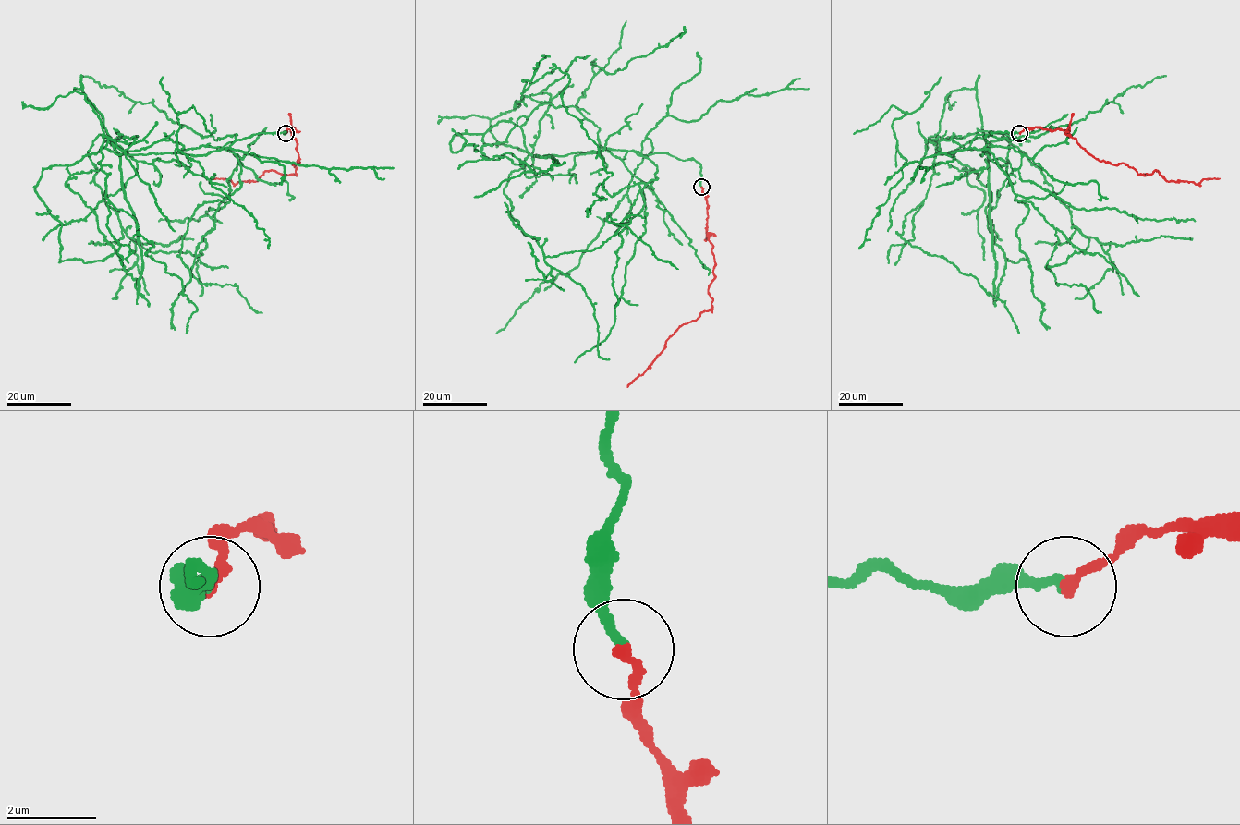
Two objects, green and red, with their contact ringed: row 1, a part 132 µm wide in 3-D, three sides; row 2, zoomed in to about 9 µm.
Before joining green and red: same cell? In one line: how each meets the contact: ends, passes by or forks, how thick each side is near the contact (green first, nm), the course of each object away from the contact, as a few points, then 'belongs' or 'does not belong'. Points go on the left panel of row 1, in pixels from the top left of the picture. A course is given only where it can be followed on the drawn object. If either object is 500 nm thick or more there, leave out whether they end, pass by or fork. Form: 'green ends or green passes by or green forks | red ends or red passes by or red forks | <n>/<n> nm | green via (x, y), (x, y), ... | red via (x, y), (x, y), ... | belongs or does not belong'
green ends | red ends | 200/280 nm | green via (285, 132), (201, 155), (120, 154), (74, 90), (101, 121), (105, 197), (196, 307), (186, 333) | red via (285, 132), (291, 127), (297, 143), (296, 174), (266, 170), (257, 181), (237, 184), (212, 178) | belongs

